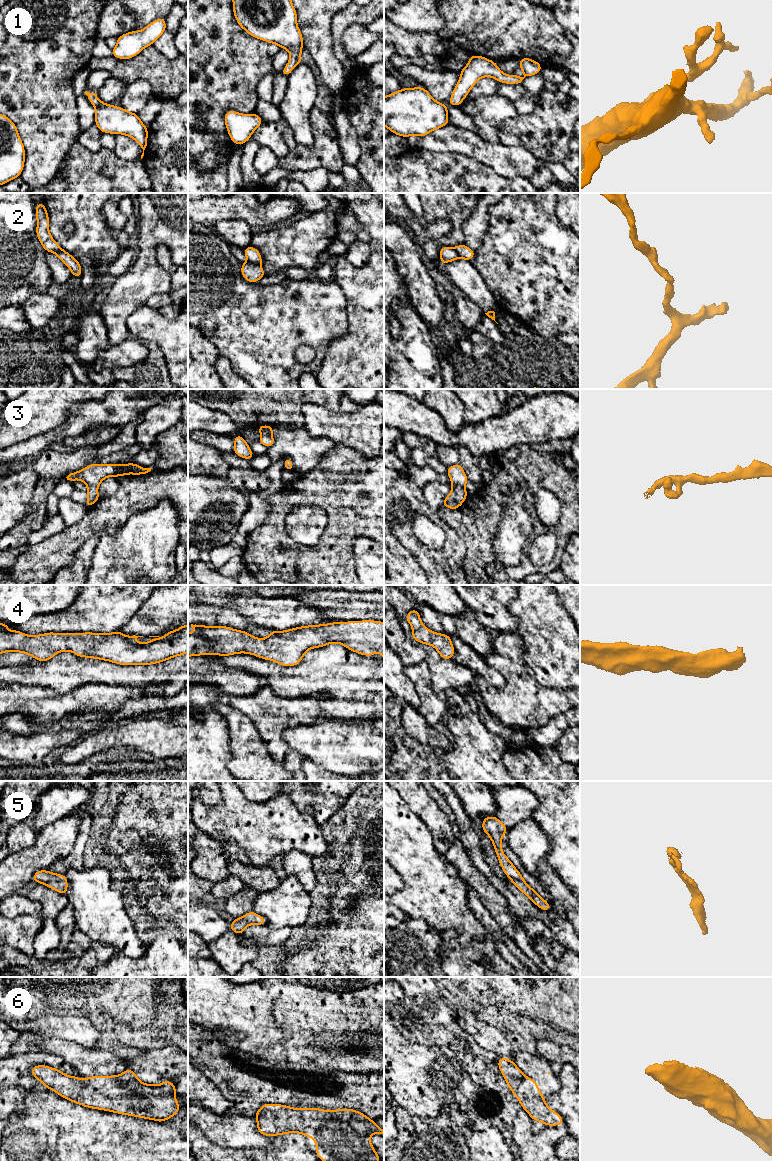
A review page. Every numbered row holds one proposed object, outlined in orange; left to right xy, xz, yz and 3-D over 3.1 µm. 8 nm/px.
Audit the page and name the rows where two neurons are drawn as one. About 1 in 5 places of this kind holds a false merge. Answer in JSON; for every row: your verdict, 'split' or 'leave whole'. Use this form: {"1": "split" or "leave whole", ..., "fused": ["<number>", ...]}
{"1": "leave whole", "2": "split", "3": "leave whole", "4": "leave whole", "5": "leave whole", "6": "leave whole", "fused": ["2"]}

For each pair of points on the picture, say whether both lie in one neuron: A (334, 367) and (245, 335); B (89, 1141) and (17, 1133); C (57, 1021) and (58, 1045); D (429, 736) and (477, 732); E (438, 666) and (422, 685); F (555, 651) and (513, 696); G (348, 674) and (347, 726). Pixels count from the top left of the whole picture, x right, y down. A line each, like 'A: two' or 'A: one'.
A: two
B: one
C: two
D: two
E: two
F: two
G: two

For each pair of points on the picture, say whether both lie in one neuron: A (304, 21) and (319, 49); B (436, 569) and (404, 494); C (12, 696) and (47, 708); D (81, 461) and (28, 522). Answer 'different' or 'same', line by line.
A: same
B: same
C: same
D: same

